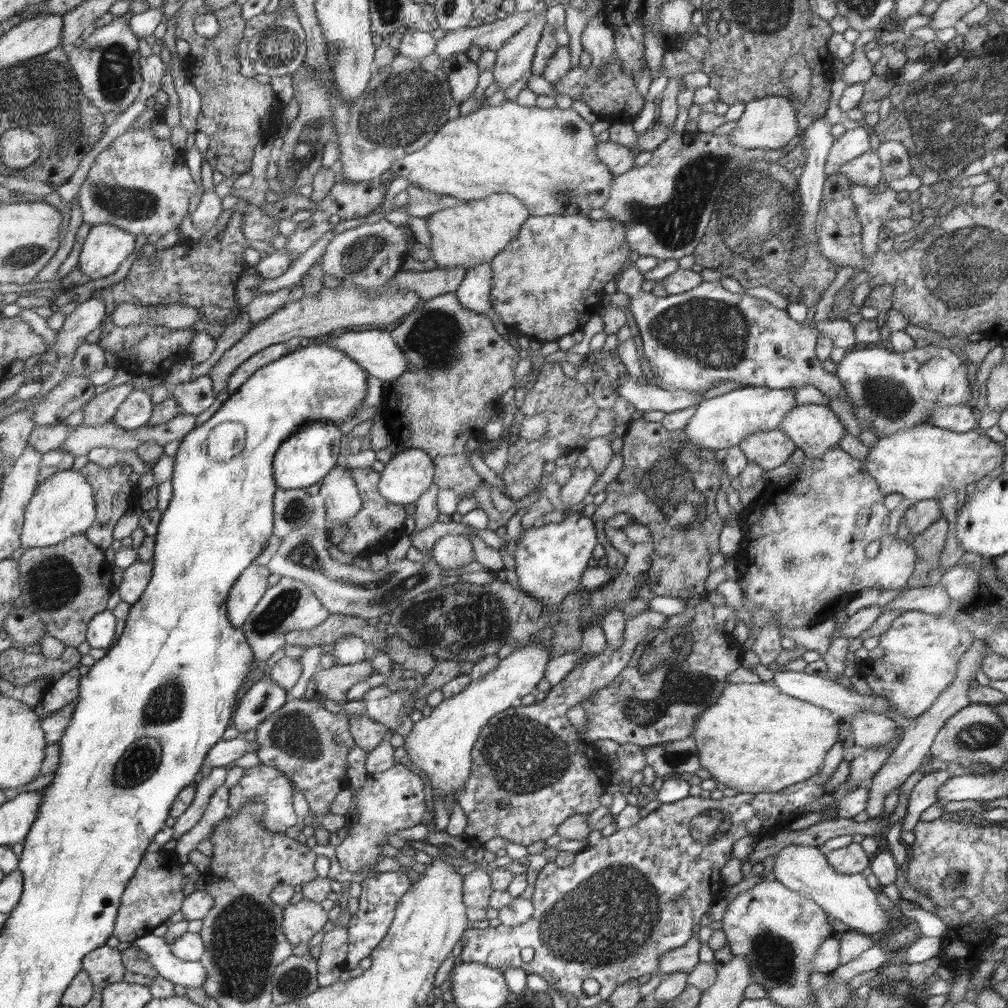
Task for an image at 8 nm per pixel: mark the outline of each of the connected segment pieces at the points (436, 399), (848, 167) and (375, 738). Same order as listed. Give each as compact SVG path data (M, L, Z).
M448 292L444 294L439 294L434 298L427 300L425 306L421 309L416 309L416 311L411 312L410 315L406 316L403 325L393 326L390 328L392 339L401 347L404 351L406 359L408 359L408 368L402 376L398 376L396 380L389 382L386 386L384 402L381 405L382 408L382 420L386 423L388 427L388 433L390 433L390 438L392 442L403 442L407 449L420 449L429 453L435 459L435 484L441 489L452 489L460 495L461 499L466 499L466 497L475 496L478 488L484 488L484 486L477 486L480 481L480 474L474 470L470 464L470 452L466 448L466 442L469 438L475 438L484 443L484 430L487 428L488 422L491 422L492 415L496 415L496 411L505 412L504 396L508 396L508 392L512 392L512 388L516 389L516 368L520 368L520 360L524 360L526 357L514 343L512 336L501 336L496 332L492 320L484 313L477 313L476 311L464 307L460 303L459 297L456 296L456 292Z
M872 150L842 164L838 167L838 173L844 174L851 184L860 184L860 186L870 188L886 182L882 180L882 162L878 152Z
M358 716L349 719L349 734L353 737L355 745L366 753L370 753L372 750L378 749L391 733L389 728L367 716Z

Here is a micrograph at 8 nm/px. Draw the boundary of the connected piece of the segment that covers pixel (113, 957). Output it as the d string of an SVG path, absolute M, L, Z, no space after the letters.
M108 945L96 948L83 960L83 970L89 974L96 987L107 987L112 982L122 981L126 972L120 952Z

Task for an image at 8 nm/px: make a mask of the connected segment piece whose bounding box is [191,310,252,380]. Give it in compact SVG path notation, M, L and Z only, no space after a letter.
M241 310L237 315L235 321L232 324L225 326L223 335L216 340L215 349L210 355L209 358L196 364L192 369L191 380L194 380L202 375L207 375L210 371L210 368L217 363L221 358L221 355L224 354L224 351L231 349L232 346L235 346L250 330L252 322L250 321L249 314L244 310Z

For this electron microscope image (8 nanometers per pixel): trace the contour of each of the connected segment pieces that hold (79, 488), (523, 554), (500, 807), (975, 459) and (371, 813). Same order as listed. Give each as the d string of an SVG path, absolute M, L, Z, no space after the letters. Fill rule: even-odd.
M71 468L58 472L37 486L24 513L24 549L51 547L72 536L84 535L95 522L95 490L80 472Z
M564 504L562 510L566 515L562 522L524 529L522 538L518 538L514 554L514 570L520 584L519 588L538 598L540 606L544 605L548 613L554 613L558 605L576 589L583 590L580 579L584 576L584 570L590 567L588 560L594 558L592 550L598 544L595 521L592 518L580 510L574 510L570 504Z
M650 609L640 612L636 616L625 620L624 639L619 648L607 645L600 654L584 653L582 647L576 649L576 654L582 654L584 661L579 663L572 672L558 684L548 690L548 696L542 702L531 706L522 706L519 703L508 711L497 715L483 728L479 742L471 752L474 763L471 767L471 776L468 776L466 788L456 794L456 803L468 817L468 826L462 836L469 842L483 845L486 841L500 836L516 844L527 847L533 842L546 841L556 831L559 825L575 815L591 815L600 806L600 796L608 784L608 767L610 764L605 756L597 754L591 744L578 740L577 730L566 717L567 711L587 700L593 692L608 687L616 676L628 667L630 658L638 644L656 628L667 622L669 616L664 613L654 612Z
M922 423L920 425L912 426L908 429L900 429L900 431L892 433L892 435L886 435L886 437L873 437L875 439L870 445L870 451L868 451L866 459L862 461L864 464L864 470L866 470L865 472L871 478L874 478L876 480L876 483L880 486L880 490L882 490L884 494L902 494L904 498L908 498L912 502L938 498L940 495L944 495L950 491L960 488L964 489L967 485L977 483L983 479L991 470L994 470L994 468L1004 462L1003 458L1006 452L1004 442L994 442L990 437L988 437L986 434L984 434L984 432L981 432L980 430L954 432L944 430L944 428L938 428L936 425L931 425L930 423Z
M396 763L384 772L372 772L368 774L366 782L361 788L351 789L351 798L353 806L358 807L357 813L360 815L360 821L357 824L347 822L348 834L338 846L335 847L338 862L343 870L350 872L366 871L371 865L374 865L378 858L383 855L382 845L388 843L390 836L393 836L397 830L408 829L422 823L422 818L426 815L426 804L424 797L424 780L408 769L402 763Z

